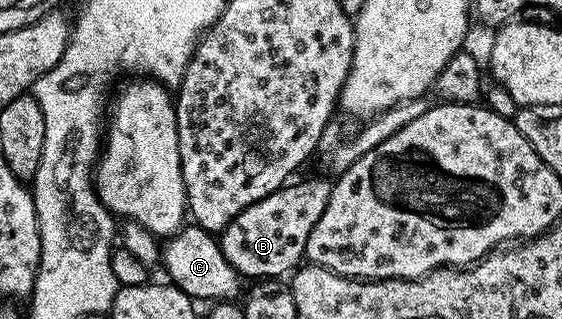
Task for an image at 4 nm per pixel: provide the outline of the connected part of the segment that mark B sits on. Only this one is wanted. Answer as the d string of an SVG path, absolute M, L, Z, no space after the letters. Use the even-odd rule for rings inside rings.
M325 175L318 176L316 180L302 180L299 184L287 183L278 191L260 198L260 202L252 202L252 206L240 210L240 214L236 214L236 218L232 218L228 226L222 229L222 253L238 271L239 277L285 277L303 263L308 238L316 222L320 222L334 189L333 183Z

